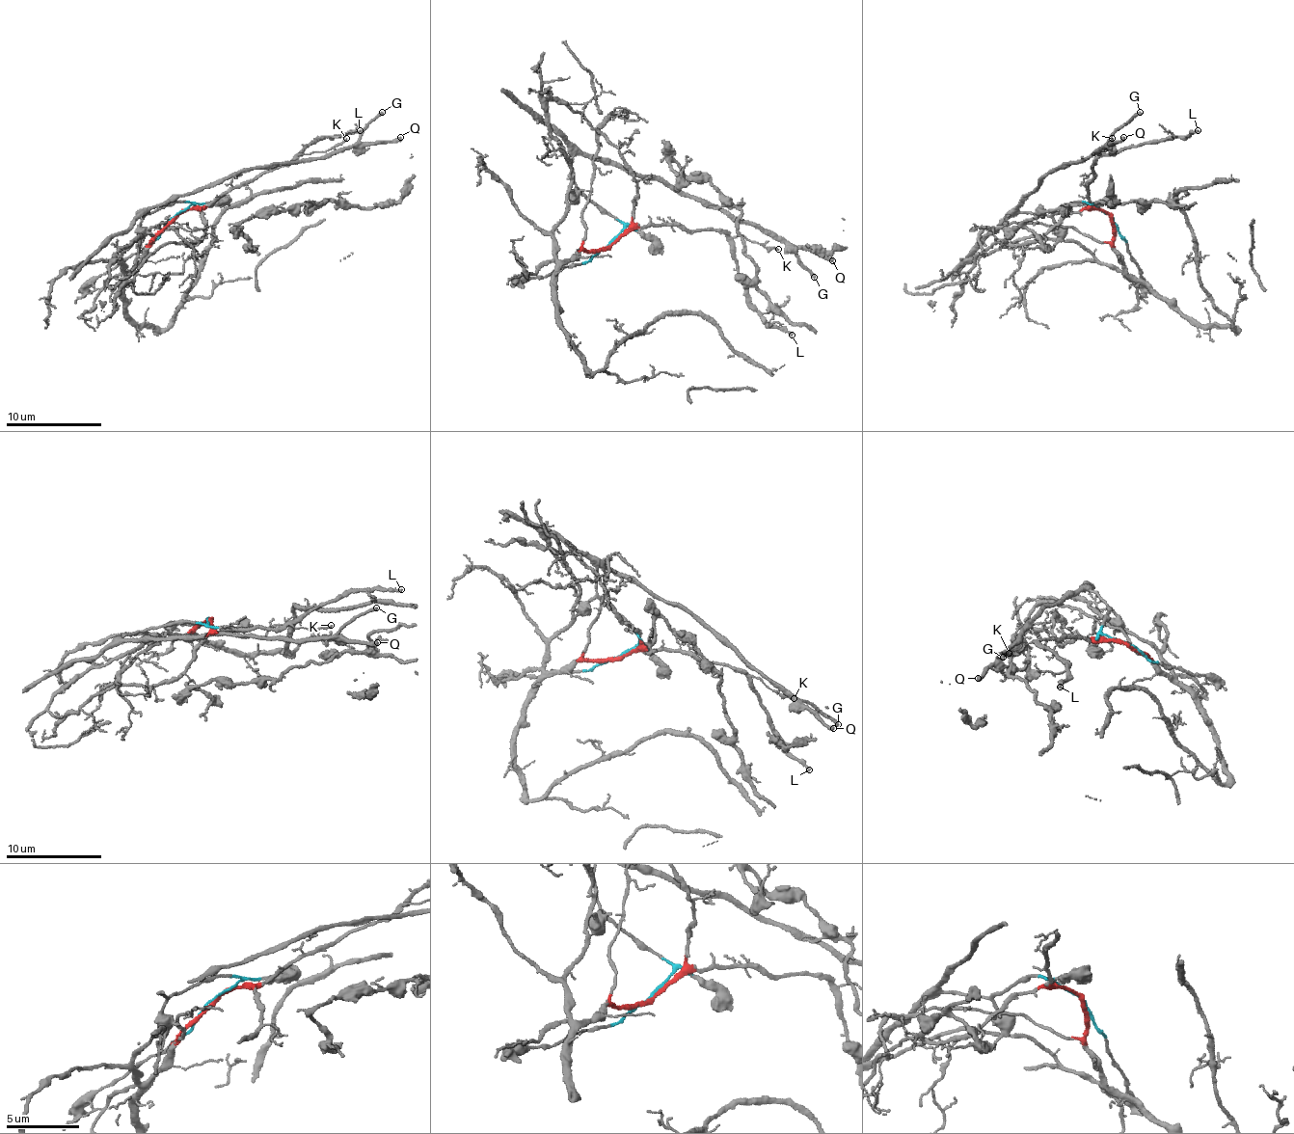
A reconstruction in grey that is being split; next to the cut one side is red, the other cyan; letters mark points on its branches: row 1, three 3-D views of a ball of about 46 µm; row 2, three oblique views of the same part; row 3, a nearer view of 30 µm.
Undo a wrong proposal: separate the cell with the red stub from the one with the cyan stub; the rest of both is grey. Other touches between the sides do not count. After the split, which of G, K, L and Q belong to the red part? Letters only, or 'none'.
K, L

